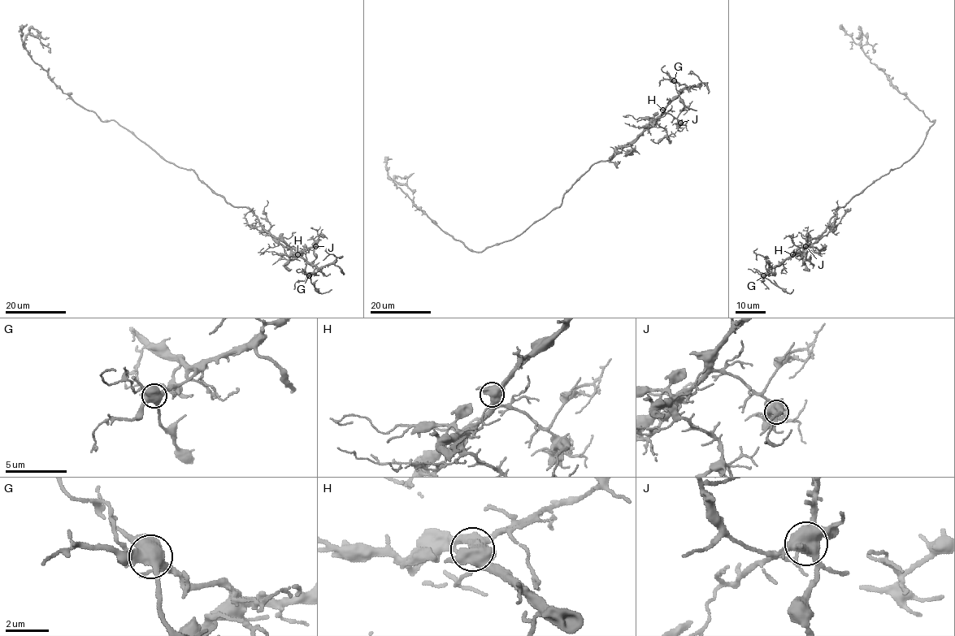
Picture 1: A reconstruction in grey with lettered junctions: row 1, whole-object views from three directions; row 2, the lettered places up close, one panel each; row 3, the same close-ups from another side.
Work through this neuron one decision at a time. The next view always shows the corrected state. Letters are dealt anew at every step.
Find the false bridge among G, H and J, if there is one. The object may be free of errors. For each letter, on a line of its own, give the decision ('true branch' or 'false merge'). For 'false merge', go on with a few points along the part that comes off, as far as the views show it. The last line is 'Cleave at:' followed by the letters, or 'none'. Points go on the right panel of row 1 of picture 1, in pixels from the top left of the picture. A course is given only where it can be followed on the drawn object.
G: true branch
H: true branch
J: true branch
Cleave at: none

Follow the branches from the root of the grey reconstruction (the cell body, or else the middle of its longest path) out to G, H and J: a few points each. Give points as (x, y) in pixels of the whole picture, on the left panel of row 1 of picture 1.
G: (181, 167), (192, 169), (201, 180), (229, 204), (248, 207), (278, 242), (320, 269), (309, 275)
H: (181, 167), (192, 169), (201, 180), (229, 204), (248, 207), (278, 242), (297, 254)
J: (181, 167), (192, 169), (201, 180), (229, 204), (248, 207), (259, 223), (284, 246), (295, 253), (315, 246)

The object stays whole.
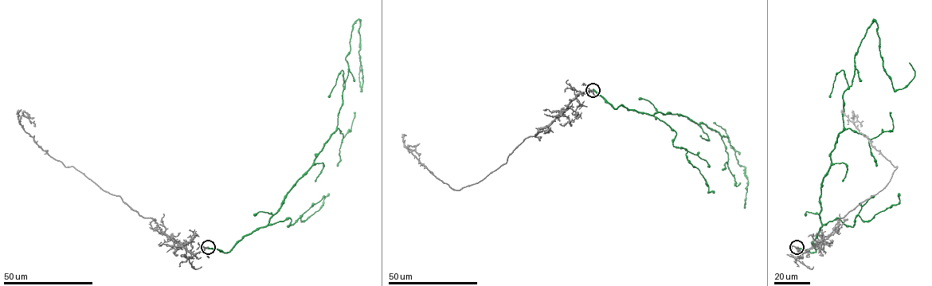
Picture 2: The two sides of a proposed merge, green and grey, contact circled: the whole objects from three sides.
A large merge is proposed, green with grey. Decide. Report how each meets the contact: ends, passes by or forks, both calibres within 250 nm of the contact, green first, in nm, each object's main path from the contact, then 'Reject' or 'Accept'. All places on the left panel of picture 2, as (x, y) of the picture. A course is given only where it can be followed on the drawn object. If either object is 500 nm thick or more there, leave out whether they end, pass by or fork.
Thickness 550 nm (green) against 380 nm. Course of green: (207, 247), (228, 252), (266, 226), (336, 130), (348, 75), (345, 56), (358, 19), (360, 63). Course of grey: (207, 247), (189, 252), (153, 219), (50, 157), (22, 127), (20, 117), (33, 126). Reject

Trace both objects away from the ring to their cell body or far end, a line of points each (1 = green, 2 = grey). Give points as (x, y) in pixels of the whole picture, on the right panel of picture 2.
1: (796, 247), (815, 252), (821, 182), (843, 127), (843, 94), (873, 19), (894, 90), (914, 76), (909, 63)
2: (796, 247), (800, 254), (824, 240), (840, 219), (882, 190), (897, 167), (856, 127), (854, 115), (862, 126)

